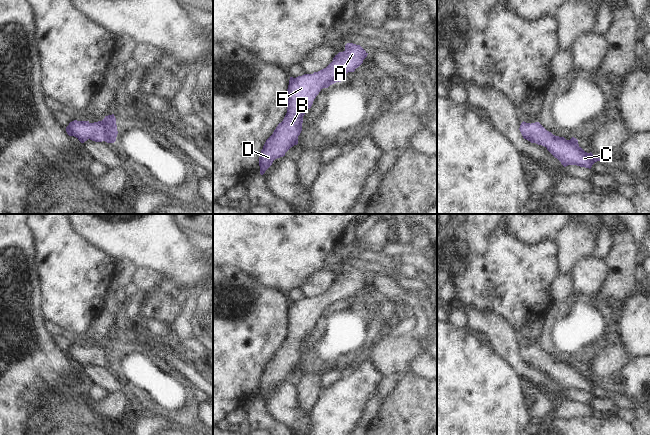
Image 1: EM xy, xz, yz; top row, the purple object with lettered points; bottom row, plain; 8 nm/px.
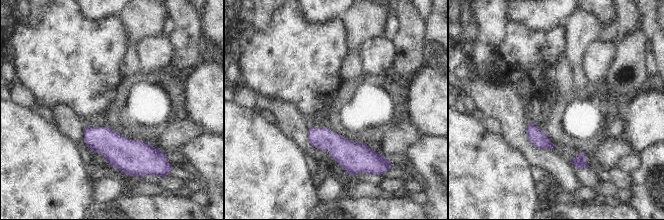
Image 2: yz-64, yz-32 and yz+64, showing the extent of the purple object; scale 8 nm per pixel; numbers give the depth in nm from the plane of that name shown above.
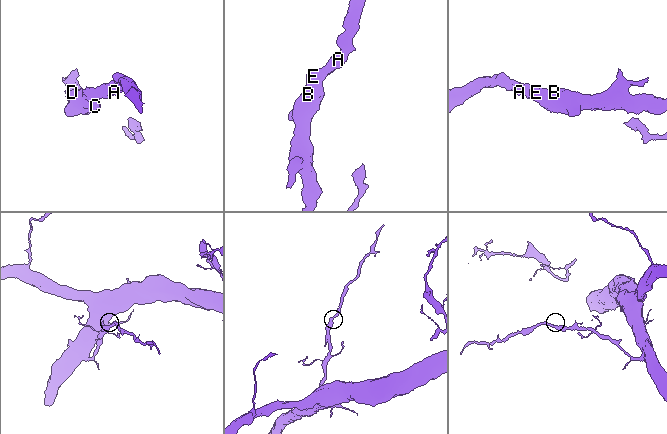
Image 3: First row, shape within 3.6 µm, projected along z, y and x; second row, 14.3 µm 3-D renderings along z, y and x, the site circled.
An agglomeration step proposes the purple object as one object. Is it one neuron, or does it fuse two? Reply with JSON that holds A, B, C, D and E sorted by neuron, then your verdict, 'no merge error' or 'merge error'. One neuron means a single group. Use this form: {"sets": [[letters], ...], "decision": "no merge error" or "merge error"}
{"sets": [["A", "B", "C", "D", "E"]], "decision": "no merge error"}

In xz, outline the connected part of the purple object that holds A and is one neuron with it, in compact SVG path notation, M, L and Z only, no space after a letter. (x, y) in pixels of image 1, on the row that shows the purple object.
M347 43L345 50L335 55L326 68L313 74L290 77L287 89L287 113L261 150L259 157L261 175L275 159L285 156L291 147L298 144L303 116L311 108L319 92L336 82L341 82L348 72L354 72L367 55L360 45Z

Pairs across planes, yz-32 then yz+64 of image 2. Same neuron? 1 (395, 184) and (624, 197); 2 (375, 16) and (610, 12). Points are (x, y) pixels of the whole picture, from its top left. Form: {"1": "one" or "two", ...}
{"1": "two", "2": "two"}

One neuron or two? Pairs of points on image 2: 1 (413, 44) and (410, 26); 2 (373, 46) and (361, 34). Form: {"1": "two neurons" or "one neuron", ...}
{"1": "one neuron", "2": "two neurons"}

